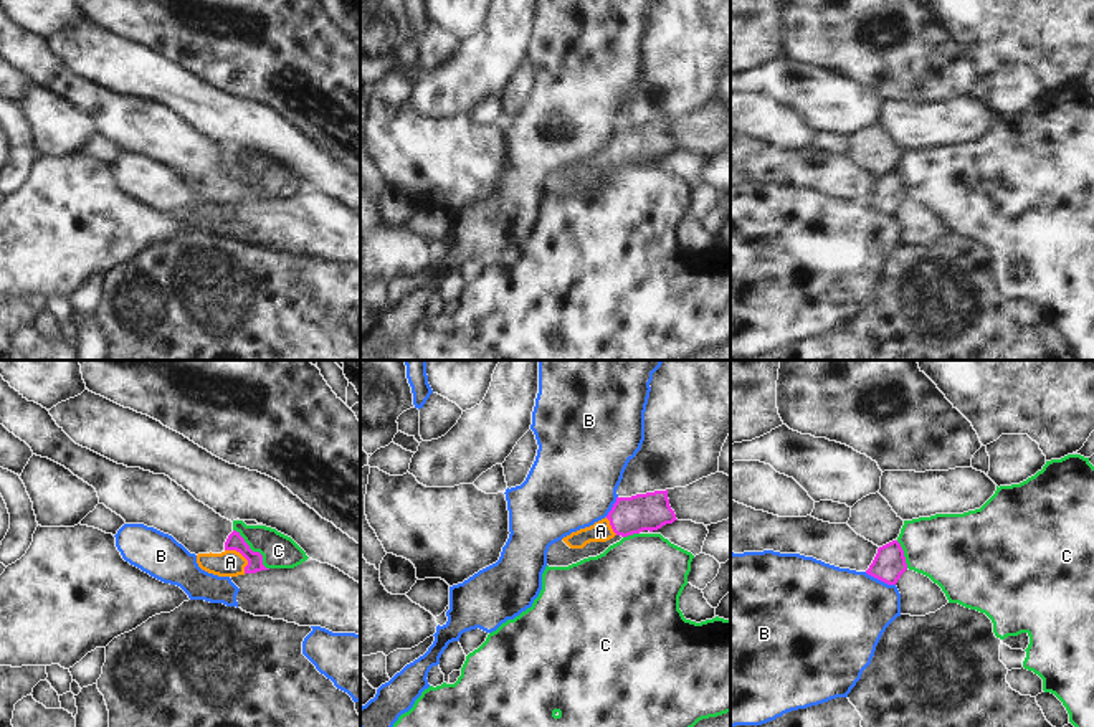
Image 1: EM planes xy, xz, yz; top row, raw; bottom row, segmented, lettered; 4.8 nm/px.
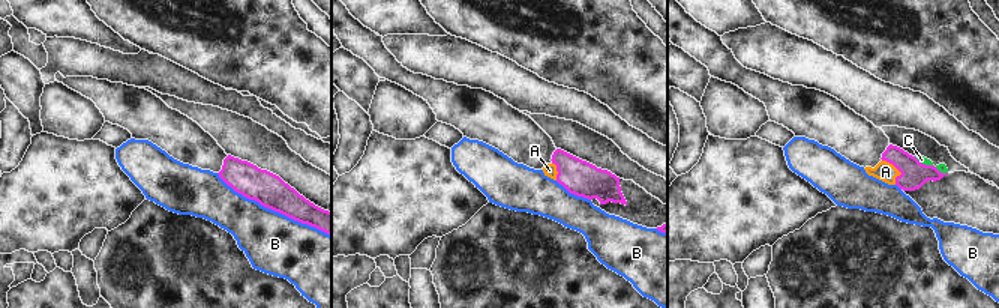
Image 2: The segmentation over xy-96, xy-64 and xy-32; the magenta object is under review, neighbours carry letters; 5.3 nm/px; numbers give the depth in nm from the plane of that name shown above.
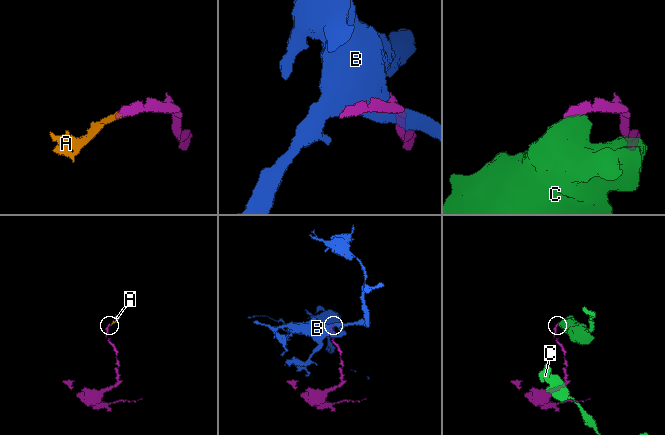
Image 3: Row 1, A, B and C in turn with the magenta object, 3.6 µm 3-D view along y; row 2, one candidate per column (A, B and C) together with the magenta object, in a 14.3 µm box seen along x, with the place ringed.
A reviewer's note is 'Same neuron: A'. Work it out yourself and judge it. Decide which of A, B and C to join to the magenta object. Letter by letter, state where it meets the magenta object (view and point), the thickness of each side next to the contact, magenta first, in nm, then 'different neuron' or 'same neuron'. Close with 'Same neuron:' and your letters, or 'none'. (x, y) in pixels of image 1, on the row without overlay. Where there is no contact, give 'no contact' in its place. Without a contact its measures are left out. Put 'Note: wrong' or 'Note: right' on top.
Note: right
A: xy (242, 184) | 80/130 nm | same neuron
B: yz (879, 209) | 160/440 nm | different neuron
C: xy (252, 180) | 80/170 nm | different neuron
Same neuron: A

